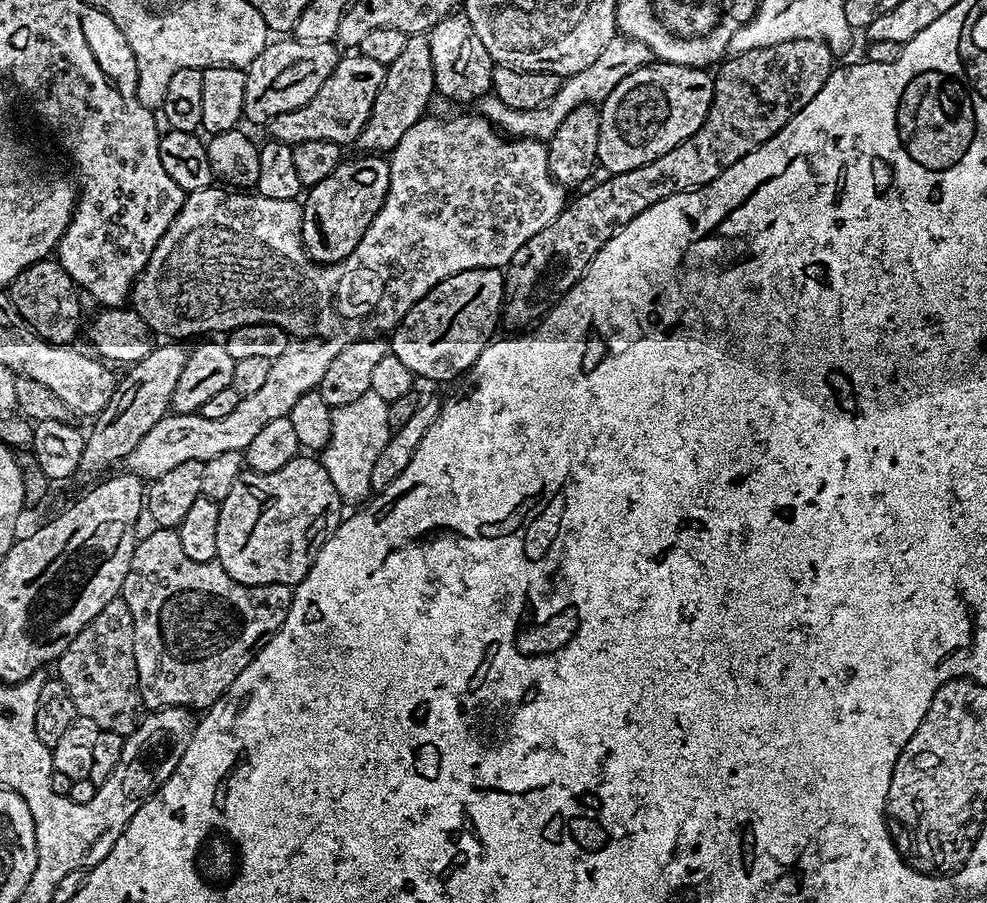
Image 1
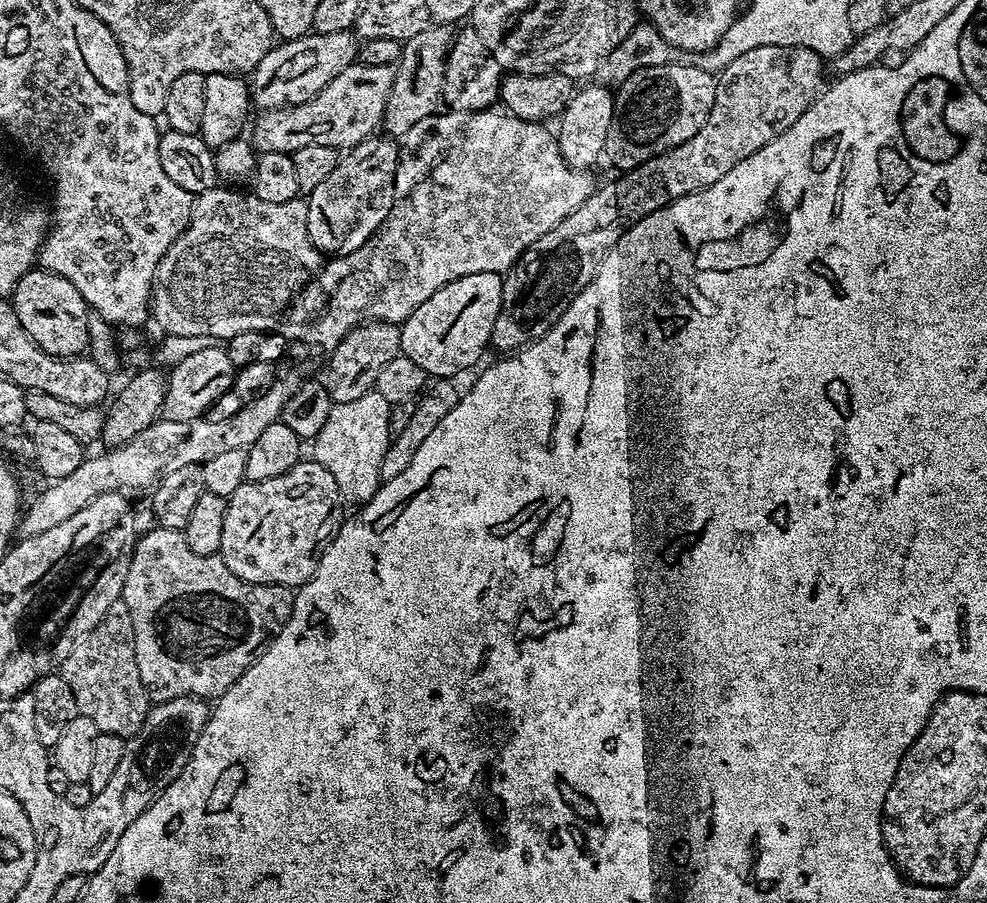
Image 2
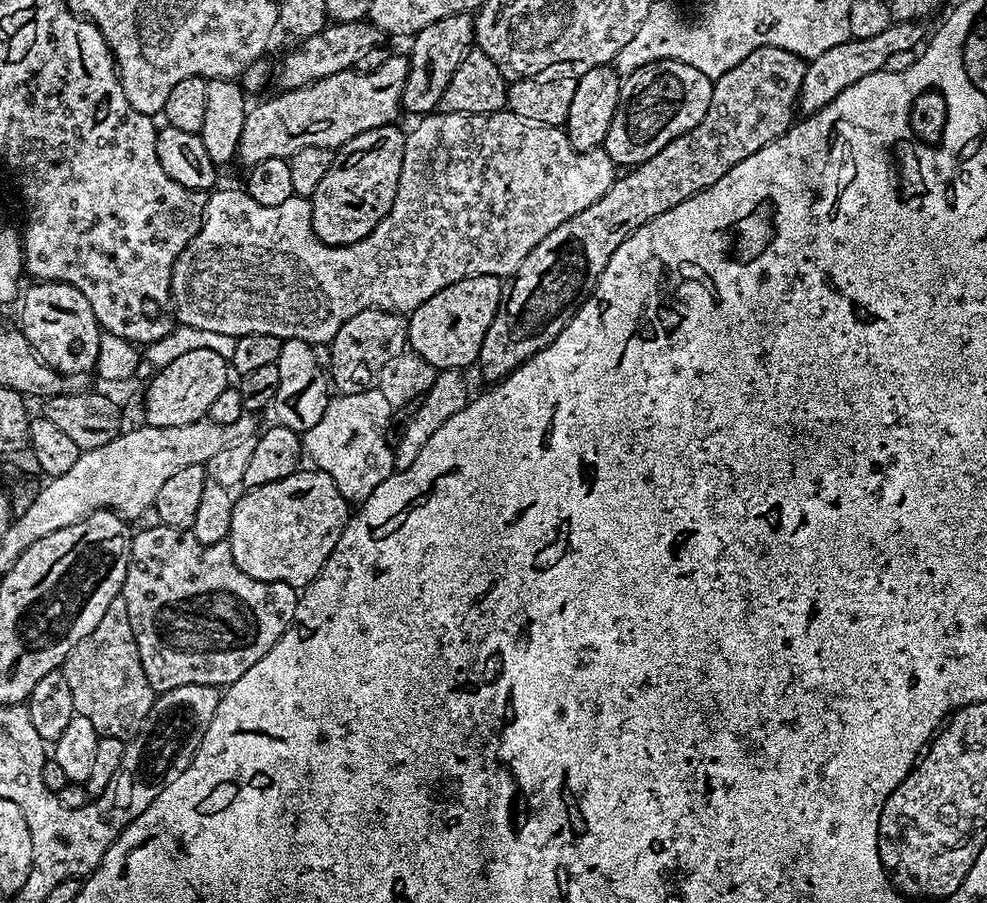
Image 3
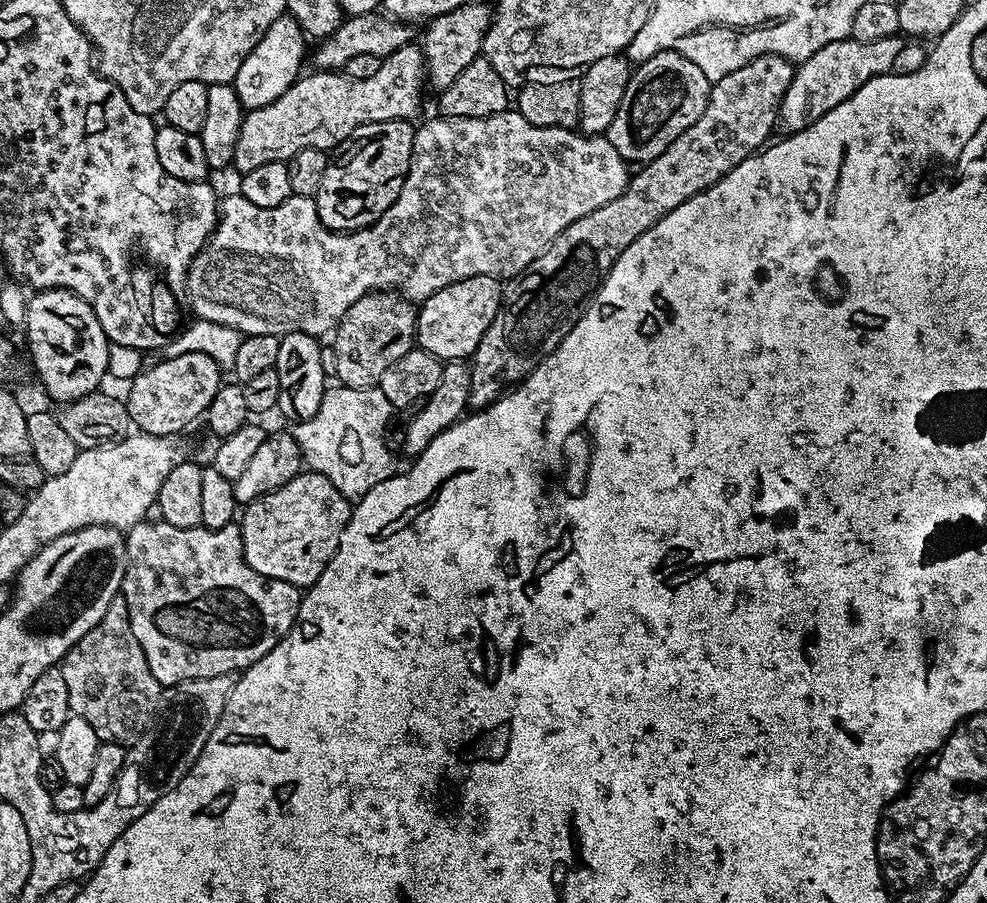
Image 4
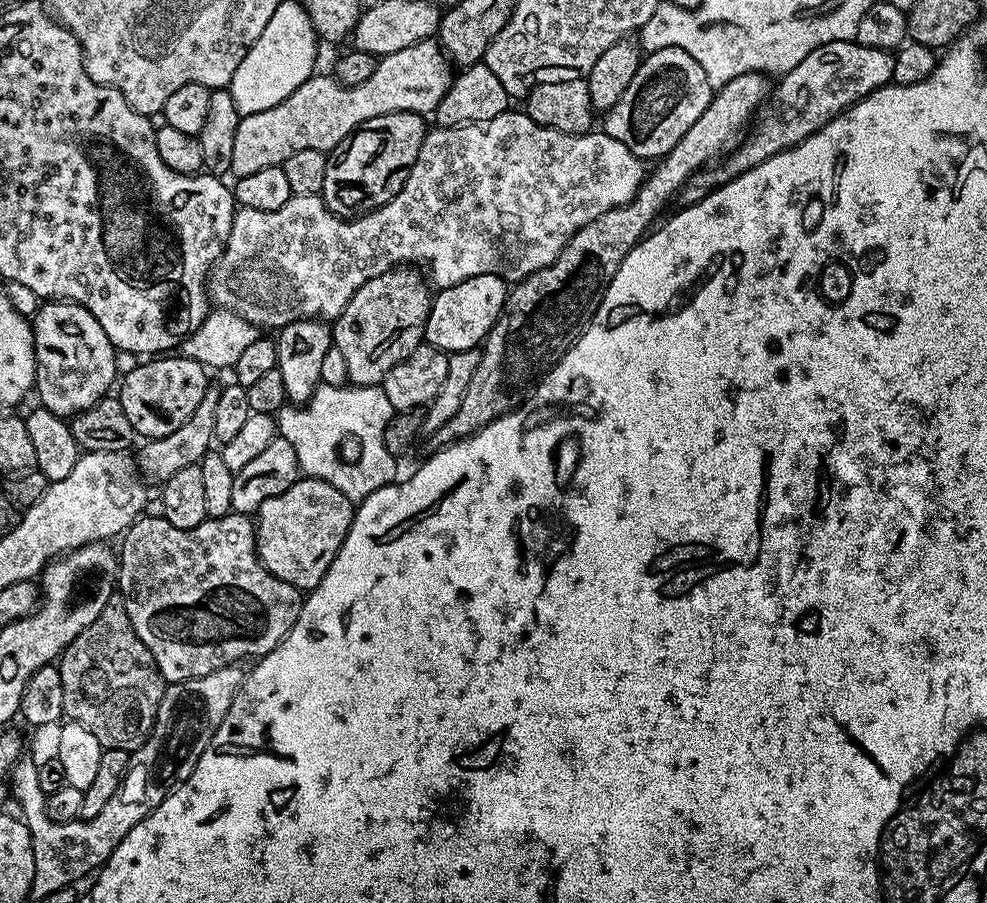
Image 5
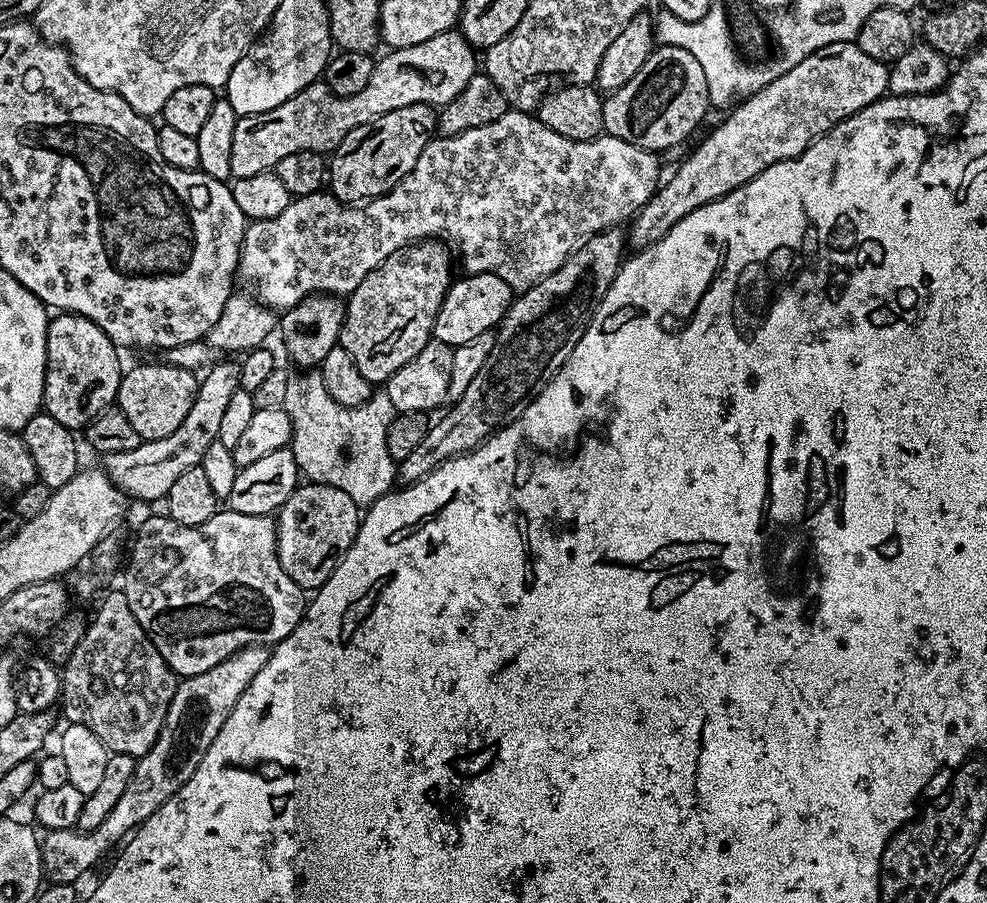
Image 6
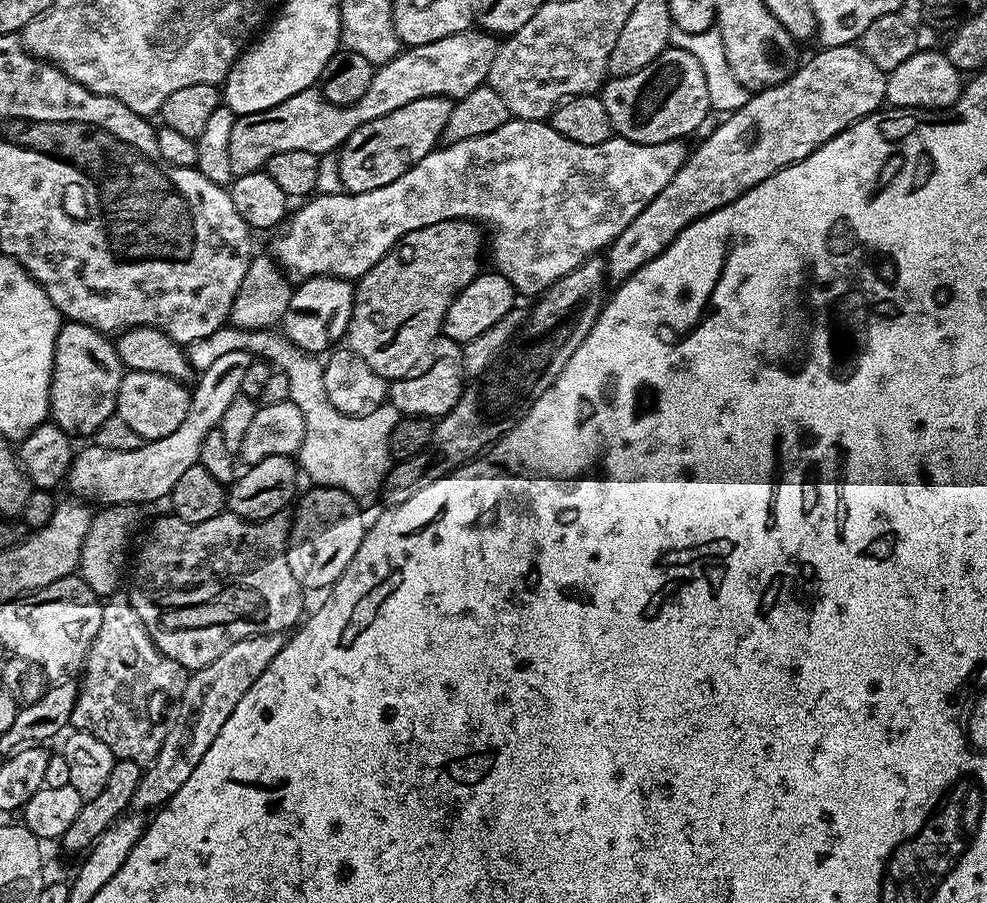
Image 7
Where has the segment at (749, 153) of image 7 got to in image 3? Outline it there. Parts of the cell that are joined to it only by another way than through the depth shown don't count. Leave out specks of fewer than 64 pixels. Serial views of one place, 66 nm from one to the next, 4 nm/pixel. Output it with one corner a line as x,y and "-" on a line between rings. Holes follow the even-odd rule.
914,20
901,24
894,22
886,30
882,30
882,34
874,34
874,38
849,38
838,46
830,46
826,54
818,54
818,58
814,58
808,64
806,78
802,78
799,111
811,114
822,110
827,104
834,102
834,98
838,98
838,94
842,94
846,86
854,86
854,82
862,82
862,78
884,71
886,61
893,53
897,53
898,50
919,49
925,39
924,27
923,23

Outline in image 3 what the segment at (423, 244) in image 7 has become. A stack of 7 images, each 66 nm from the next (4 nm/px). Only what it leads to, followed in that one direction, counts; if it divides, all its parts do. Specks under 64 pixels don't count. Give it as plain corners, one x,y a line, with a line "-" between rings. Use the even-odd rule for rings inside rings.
367,308
358,314
354,314
354,318
350,318
345,322
342,330
338,330
337,336
330,343
332,349
331,387
339,395
358,394
371,389
376,383
377,376
380,375
382,366
386,366
386,362
390,362
390,358
394,358
399,352
405,351
407,343
408,326
405,317
401,313
386,308

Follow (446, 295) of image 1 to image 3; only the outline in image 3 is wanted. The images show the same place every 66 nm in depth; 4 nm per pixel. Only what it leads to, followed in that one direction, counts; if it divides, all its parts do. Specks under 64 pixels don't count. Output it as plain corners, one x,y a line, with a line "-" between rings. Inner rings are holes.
499,276
466,278
438,290
438,294
411,309
406,320
407,347
438,370
464,370
467,364
475,365
482,338
486,338
486,330
490,330
490,322
494,322
501,295
502,280

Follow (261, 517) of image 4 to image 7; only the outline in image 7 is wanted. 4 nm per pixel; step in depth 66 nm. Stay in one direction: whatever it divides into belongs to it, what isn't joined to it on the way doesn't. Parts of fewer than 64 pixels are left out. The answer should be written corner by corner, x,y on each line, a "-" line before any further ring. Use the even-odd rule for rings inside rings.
309,487
309,492
295,501
292,532
288,535
290,574
301,588
327,590
350,566
350,558
358,554
366,531
366,519
360,513
361,505
350,494
338,488

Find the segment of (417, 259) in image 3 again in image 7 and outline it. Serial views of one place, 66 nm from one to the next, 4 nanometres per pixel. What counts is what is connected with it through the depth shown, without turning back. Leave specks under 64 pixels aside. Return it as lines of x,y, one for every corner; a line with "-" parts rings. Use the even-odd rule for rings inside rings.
509,118
490,134
433,148
422,162
390,182
390,186
369,192
341,190
305,199
301,203
304,205
287,217
276,240
274,259
292,278
337,276
352,282
365,276
406,234
447,220
471,220
481,226
489,224
496,231
492,236
495,271
507,278
521,297
532,298
570,274
589,256
607,250
646,205
654,202
670,178
678,174
690,151
686,145
684,140
635,144
613,138
598,146
582,146
562,138
551,123

